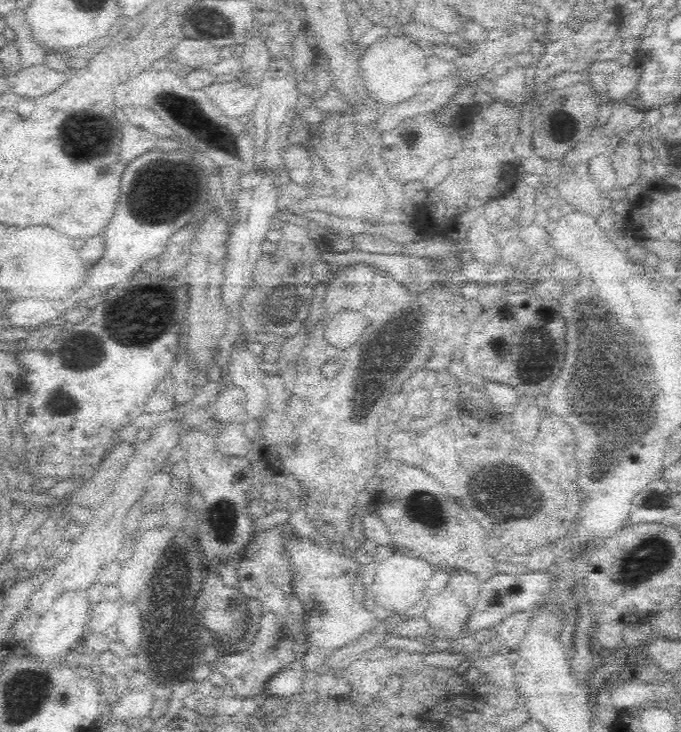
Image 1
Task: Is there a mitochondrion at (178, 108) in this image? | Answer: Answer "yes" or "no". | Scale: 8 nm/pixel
yes

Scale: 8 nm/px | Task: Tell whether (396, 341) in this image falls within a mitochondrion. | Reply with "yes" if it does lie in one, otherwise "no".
yes

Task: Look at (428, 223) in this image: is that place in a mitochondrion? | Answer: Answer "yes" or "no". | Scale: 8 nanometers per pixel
no

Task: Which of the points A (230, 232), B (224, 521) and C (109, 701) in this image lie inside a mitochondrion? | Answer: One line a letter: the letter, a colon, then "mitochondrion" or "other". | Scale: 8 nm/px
A: other
B: mitochondrion
C: other

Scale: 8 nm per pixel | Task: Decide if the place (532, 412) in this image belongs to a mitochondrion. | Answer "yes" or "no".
no

